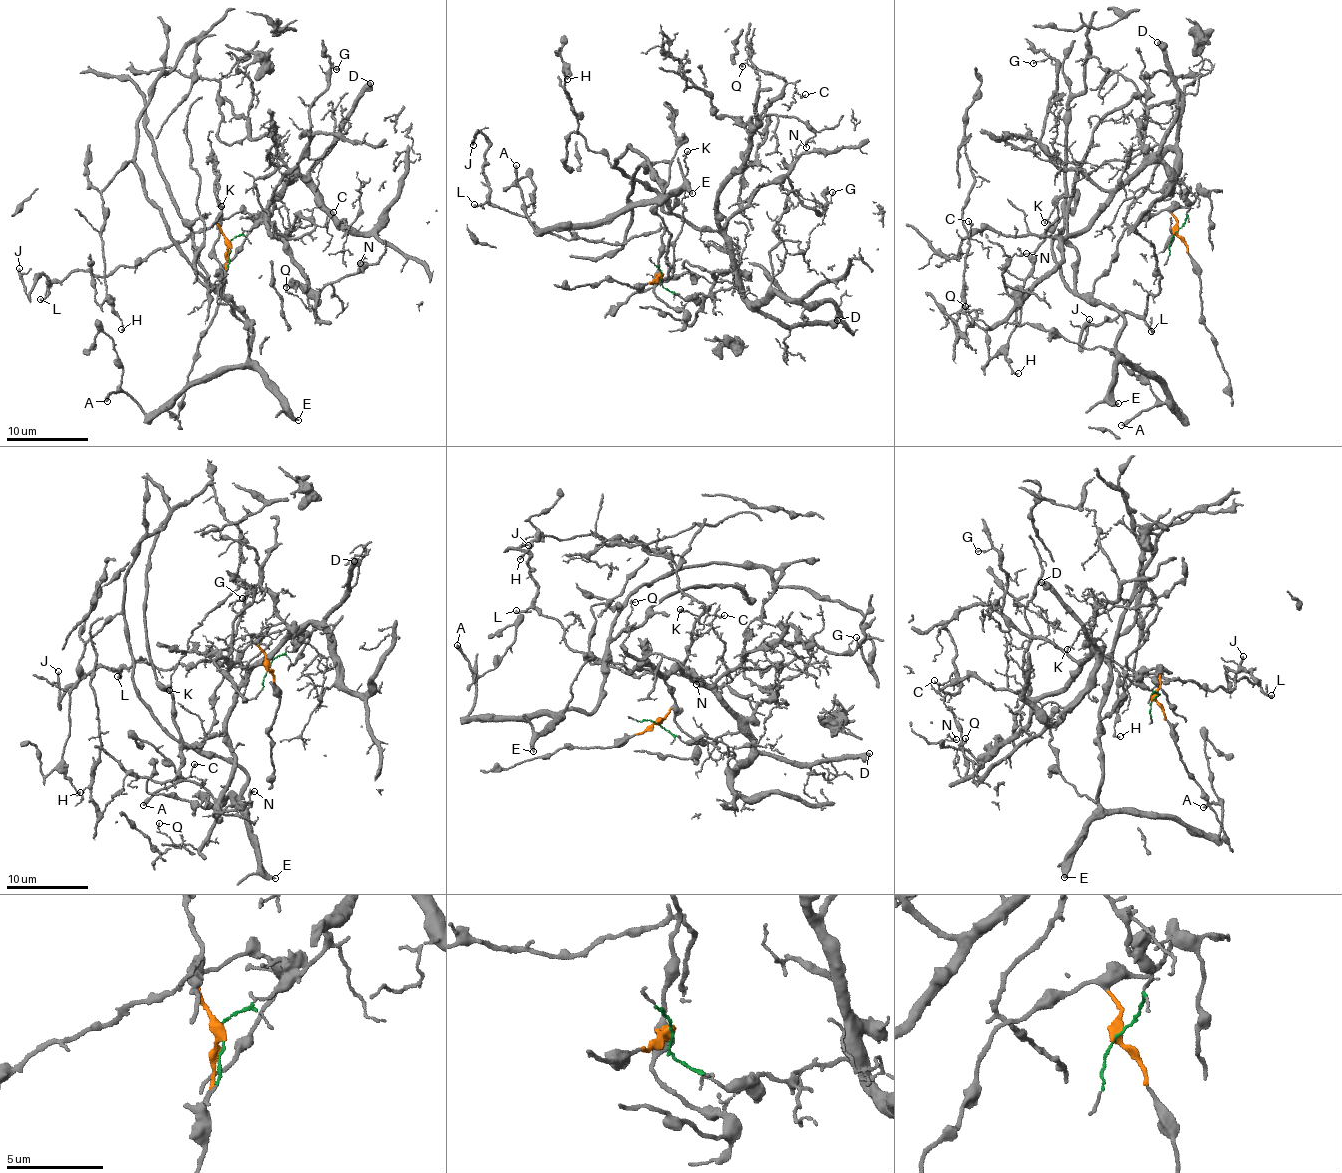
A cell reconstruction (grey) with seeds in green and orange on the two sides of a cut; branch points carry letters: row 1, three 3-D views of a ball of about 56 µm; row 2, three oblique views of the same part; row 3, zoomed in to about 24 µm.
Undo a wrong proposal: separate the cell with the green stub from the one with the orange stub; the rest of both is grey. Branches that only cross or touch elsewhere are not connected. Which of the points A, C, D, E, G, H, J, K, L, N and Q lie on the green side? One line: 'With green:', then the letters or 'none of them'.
With green: C, D, G, N, Q

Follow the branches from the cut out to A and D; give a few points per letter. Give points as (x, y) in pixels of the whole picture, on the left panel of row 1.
A: (230, 245), (215, 219), (222, 292), (251, 327), (249, 355), (154, 411), (122, 391), (107, 400)
D: (230, 245), (230, 240), (262, 221), (279, 192), (288, 183), (308, 172), (331, 145), (346, 116), (370, 82)

